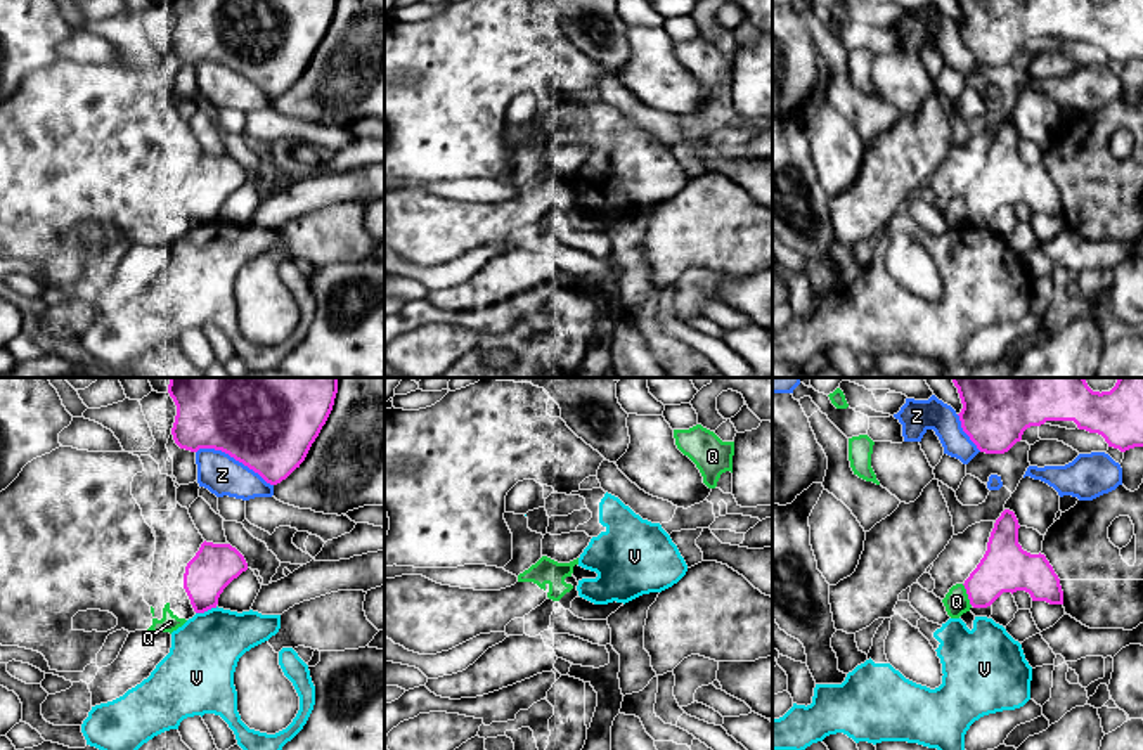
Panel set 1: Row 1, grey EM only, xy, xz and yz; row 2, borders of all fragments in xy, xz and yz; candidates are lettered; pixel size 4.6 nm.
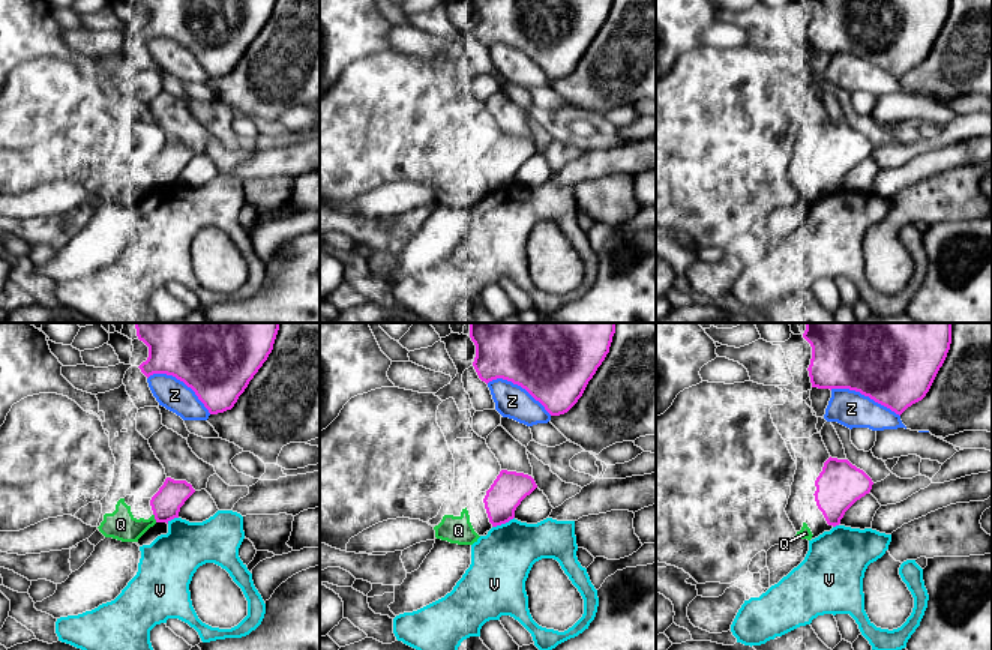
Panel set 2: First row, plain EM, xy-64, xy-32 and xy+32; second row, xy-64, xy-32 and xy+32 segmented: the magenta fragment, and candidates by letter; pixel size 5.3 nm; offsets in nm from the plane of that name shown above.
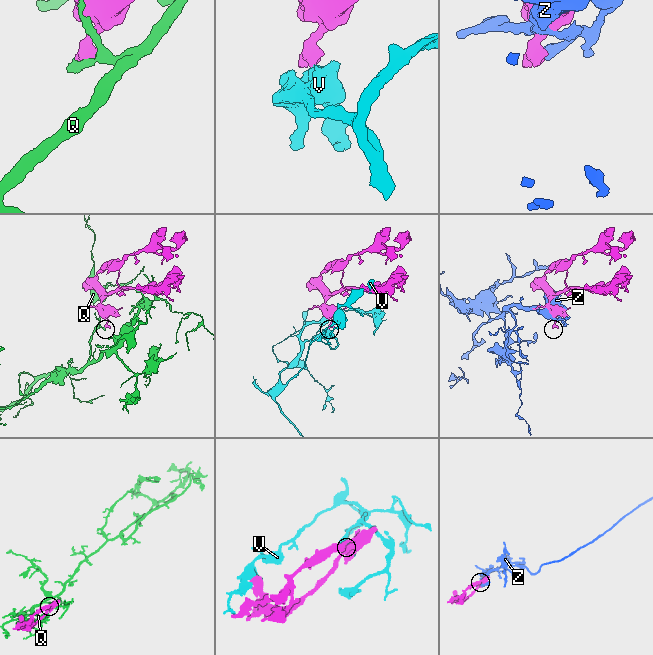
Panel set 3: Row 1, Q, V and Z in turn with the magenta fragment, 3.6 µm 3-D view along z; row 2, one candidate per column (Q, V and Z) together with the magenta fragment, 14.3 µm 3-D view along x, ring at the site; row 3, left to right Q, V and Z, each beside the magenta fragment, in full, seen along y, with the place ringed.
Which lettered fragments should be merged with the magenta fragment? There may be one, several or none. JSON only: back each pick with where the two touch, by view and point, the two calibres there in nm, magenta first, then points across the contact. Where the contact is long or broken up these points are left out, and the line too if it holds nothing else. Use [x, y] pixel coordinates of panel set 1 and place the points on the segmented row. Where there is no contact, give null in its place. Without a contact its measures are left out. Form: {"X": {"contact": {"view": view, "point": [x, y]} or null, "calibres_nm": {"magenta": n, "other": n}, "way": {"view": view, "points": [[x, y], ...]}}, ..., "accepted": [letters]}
{"accepted": []}

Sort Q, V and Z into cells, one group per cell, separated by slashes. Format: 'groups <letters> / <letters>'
groups Q / V / Z

